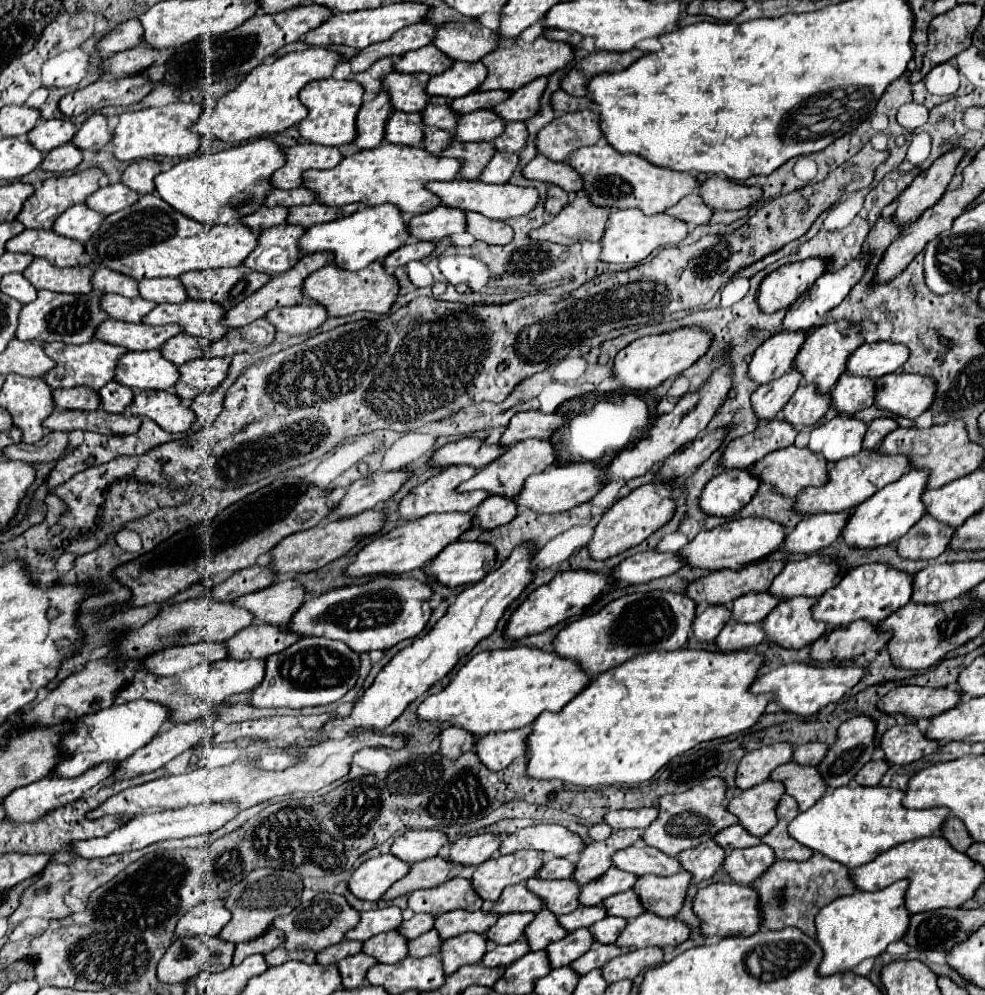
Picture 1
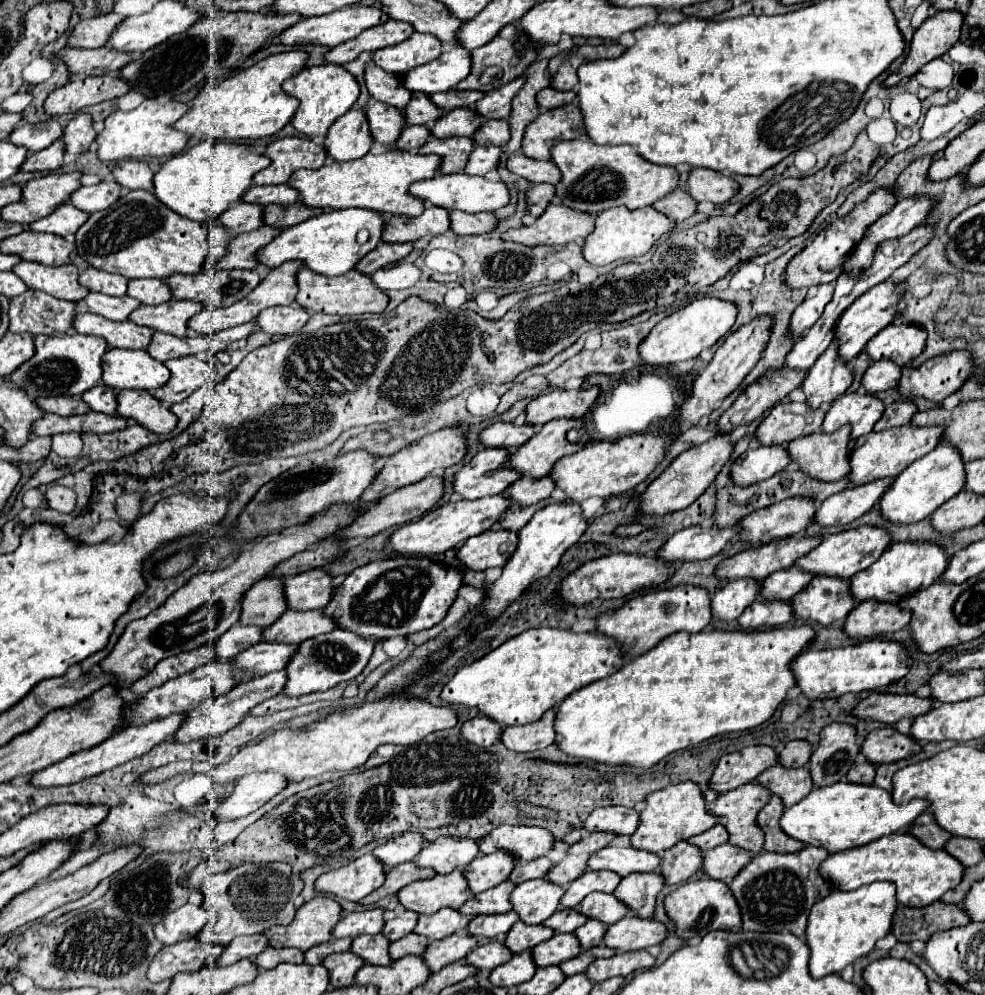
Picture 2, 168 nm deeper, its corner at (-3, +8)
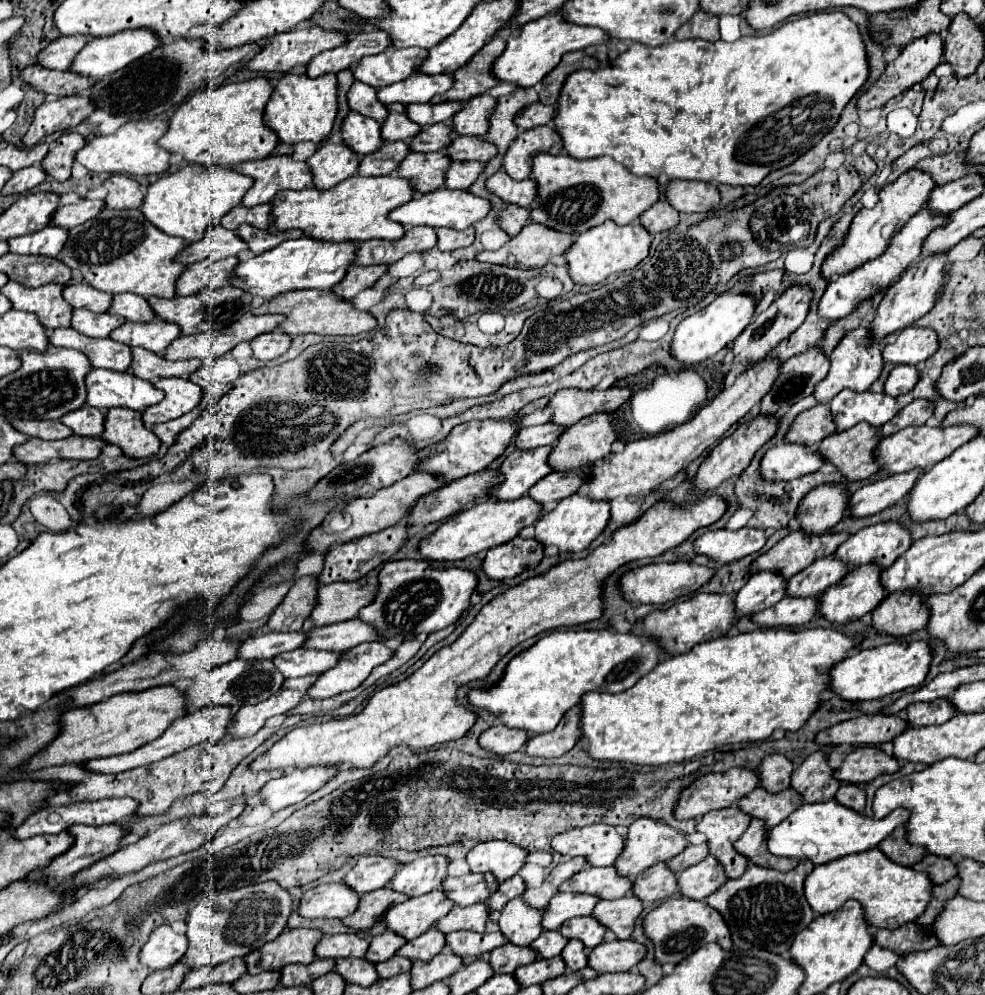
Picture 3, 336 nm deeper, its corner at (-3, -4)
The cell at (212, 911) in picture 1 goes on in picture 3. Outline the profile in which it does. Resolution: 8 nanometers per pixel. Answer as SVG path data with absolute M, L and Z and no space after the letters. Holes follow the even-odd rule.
M160 926L150 934L138 960L150 970L164 970L176 964L184 956L186 948L188 944L184 934L174 932L170 926Z

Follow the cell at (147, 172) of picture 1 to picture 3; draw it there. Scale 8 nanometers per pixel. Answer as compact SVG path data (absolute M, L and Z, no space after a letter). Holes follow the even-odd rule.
M112 174L110 178L104 180L102 186L108 190L108 196L104 198L106 208L112 208L112 210L140 208L144 194L140 190L140 184L134 178L128 178L122 174Z

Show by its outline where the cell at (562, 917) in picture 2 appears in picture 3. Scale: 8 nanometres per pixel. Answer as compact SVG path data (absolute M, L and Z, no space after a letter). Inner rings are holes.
M552 930L552 932L542 932L542 934L538 936L538 940L536 940L530 948L536 950L538 958L550 960L550 958L554 958L554 956L560 956L560 952L562 952L562 948L564 948L566 942L568 942L568 940L564 940L564 936L560 936L560 932Z

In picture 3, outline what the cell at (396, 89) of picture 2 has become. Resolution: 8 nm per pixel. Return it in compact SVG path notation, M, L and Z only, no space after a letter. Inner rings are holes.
M360 82L352 84L352 88L348 90L348 106L350 110L362 116L384 122L386 106L376 100L376 88L368 88L368 84L360 84Z

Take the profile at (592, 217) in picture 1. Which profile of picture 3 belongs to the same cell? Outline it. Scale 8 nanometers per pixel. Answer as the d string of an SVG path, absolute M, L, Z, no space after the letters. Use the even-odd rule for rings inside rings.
M526 224L522 232L510 238L502 248L494 252L482 250L480 254L476 254L476 260L520 270L542 268L548 264L550 256L564 254L570 248L572 238L572 234L550 232L540 224Z

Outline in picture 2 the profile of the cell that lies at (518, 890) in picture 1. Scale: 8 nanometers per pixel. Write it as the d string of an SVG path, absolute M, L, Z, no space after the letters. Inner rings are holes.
M506 880L506 882L498 884L496 888L490 888L488 892L476 894L472 900L468 900L468 904L464 904L464 908L460 908L460 912L468 914L468 916L508 912L508 910L512 910L510 894L514 888L516 888L516 884L512 880Z

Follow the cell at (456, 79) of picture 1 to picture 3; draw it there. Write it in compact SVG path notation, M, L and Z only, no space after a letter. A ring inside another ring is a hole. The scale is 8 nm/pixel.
M412 74L410 78L384 86L378 90L376 98L382 104L392 104L392 102L400 102L400 104L412 104L412 102L430 102L432 96L446 92L448 88L452 88L452 76L450 74L436 74L436 76L428 76L428 74Z

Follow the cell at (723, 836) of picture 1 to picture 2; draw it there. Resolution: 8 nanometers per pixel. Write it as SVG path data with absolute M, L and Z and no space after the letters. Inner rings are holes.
M716 824L716 826L712 826L710 830L692 836L688 842L700 846L702 850L710 850L710 848L716 848L716 846L728 842L728 830L726 830L722 824Z

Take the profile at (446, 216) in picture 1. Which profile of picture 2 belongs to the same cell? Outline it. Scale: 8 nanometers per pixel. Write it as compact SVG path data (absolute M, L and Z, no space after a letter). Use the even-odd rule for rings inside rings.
M428 204L416 218L388 216L384 228L384 242L416 242L424 236L432 238L450 228L450 212Z

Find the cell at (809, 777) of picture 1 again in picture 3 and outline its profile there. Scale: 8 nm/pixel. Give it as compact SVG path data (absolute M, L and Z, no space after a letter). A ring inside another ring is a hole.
M758 786L756 790L752 790L750 794L746 794L744 798L738 800L738 808L744 814L748 814L750 818L764 820L768 828L774 828L776 824L780 824L800 804L802 804L800 794L796 790L792 790L792 788L772 796L770 792L764 792L764 788Z

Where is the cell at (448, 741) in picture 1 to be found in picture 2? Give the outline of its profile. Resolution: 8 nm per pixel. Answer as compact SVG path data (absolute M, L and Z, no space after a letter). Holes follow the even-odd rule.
M474 716L462 724L462 738L476 746L492 746L500 738L502 726L484 716Z

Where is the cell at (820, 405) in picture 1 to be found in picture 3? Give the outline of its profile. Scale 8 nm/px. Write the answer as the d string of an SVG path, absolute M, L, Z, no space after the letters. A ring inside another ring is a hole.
M854 328L852 332L846 332L846 336L840 340L840 344L834 348L834 352L830 354L832 366L828 376L816 386L814 390L814 398L818 402L830 402L838 392L842 392L844 388L852 388L854 392L864 392L872 386L874 380L878 380L882 366L884 366L884 358L882 358L882 346L878 346L868 328Z

